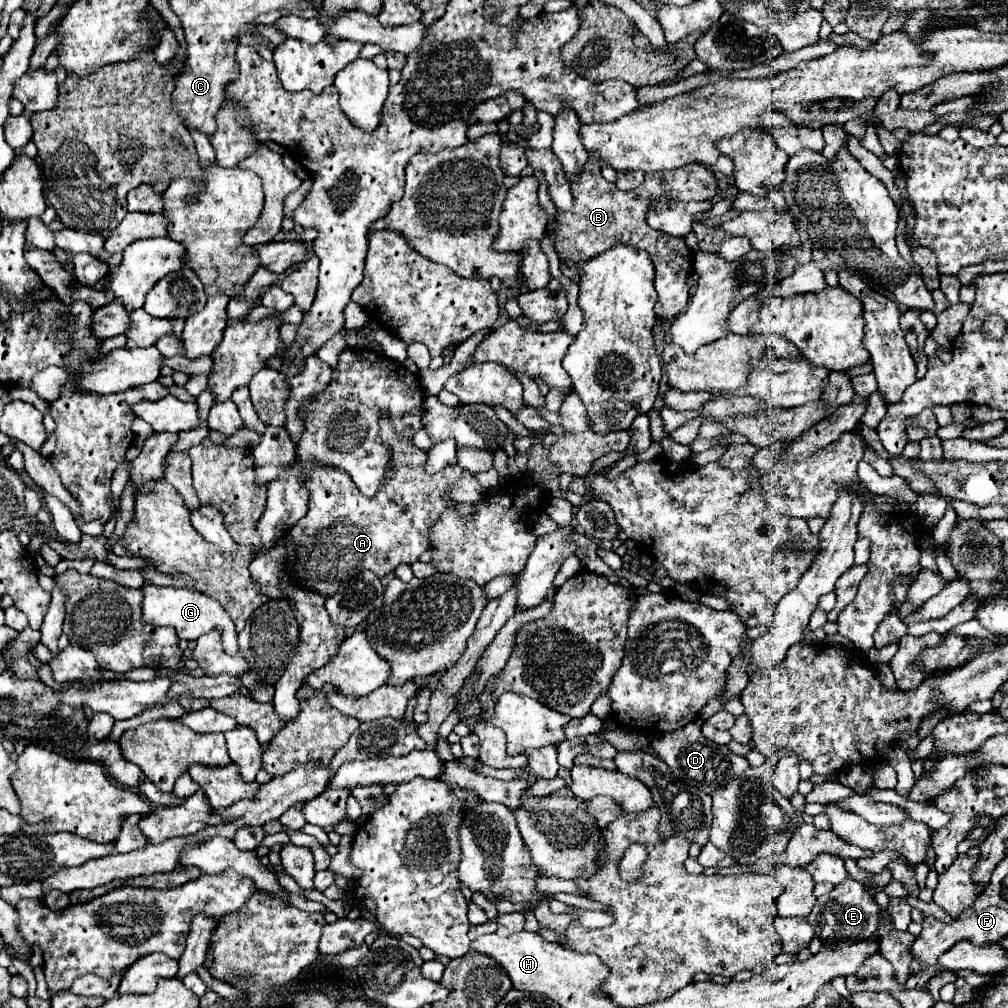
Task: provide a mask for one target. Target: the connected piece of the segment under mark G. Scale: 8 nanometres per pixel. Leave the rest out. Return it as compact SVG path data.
M150 582L142 584L142 592L144 592L144 600L142 600L142 622L144 624L152 624L152 626L174 626L178 632L178 638L182 640L198 640L202 634L220 628L222 630L222 638L230 638L230 644L226 644L226 650L234 650L234 640L238 638L238 632L234 628L232 618L228 616L228 612L224 610L224 606L216 600L212 600L210 596L196 592L196 590L188 590L188 588L174 588L174 586L154 586Z

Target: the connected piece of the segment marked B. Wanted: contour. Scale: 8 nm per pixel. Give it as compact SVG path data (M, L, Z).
M594 158L584 164L584 170L576 180L570 182L572 190L572 208L568 212L556 212L550 230L546 236L552 240L554 250L562 264L580 264L586 262L616 244L626 244L638 250L646 250L654 262L656 278L654 286L658 292L658 302L654 306L656 316L674 320L686 304L688 304L688 286L686 280L693 269L693 254L686 245L684 238L664 236L650 228L646 220L646 212L650 202L660 196L670 196L670 200L710 200L718 192L718 180L714 172L703 164L688 164L684 168L672 172L650 172L644 176L644 182L636 190L618 190L616 184L606 182L600 174L600 166Z

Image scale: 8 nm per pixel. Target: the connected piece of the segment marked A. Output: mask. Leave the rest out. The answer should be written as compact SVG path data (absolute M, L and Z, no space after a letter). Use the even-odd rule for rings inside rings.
M388 416L380 420L380 434L392 448L392 474L374 498L360 496L352 478L336 468L318 468L306 476L310 502L308 514L300 522L312 522L312 526L296 524L290 530L290 538L296 544L292 550L298 556L294 564L296 584L306 590L332 596L344 580L362 570L372 570L382 578L402 562L414 564L420 554L430 548L430 528L444 508L472 512L472 504L454 504L442 498L448 488L458 482L462 474L458 466L438 474L426 474L426 454L418 450L414 442L400 440Z

